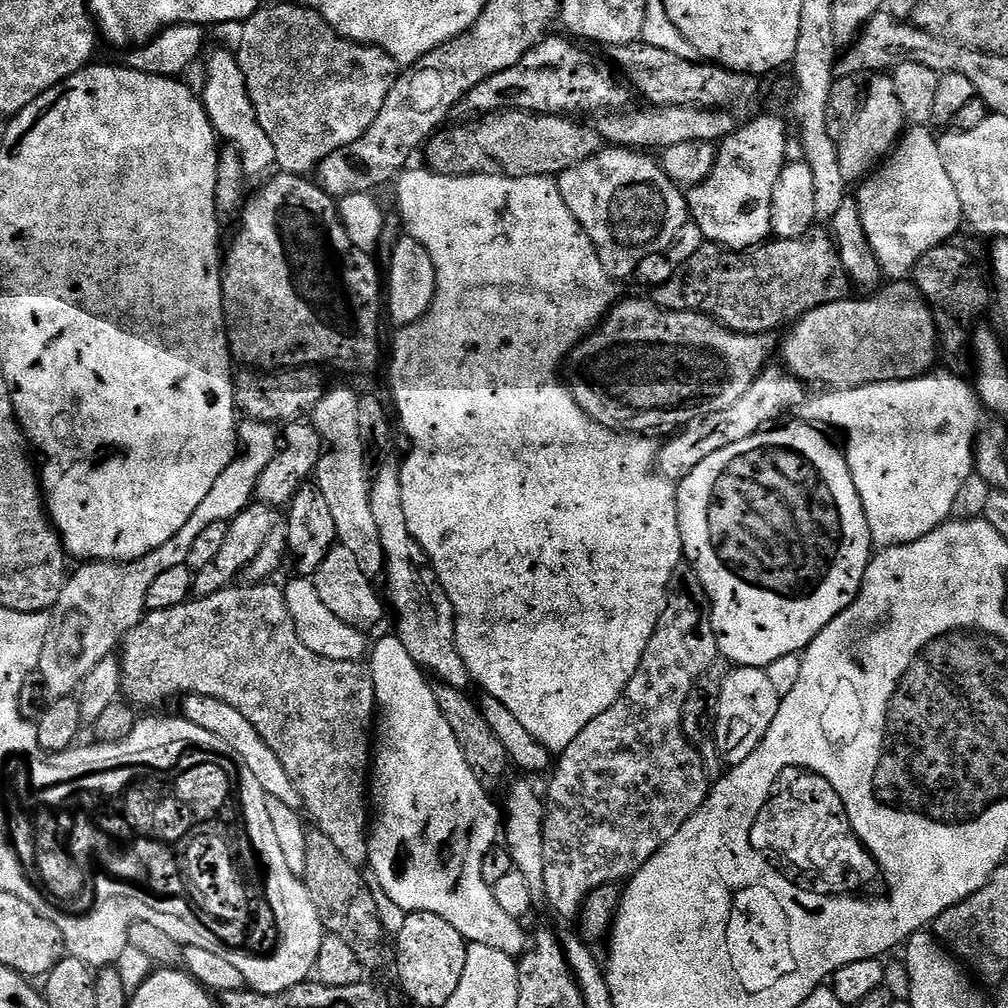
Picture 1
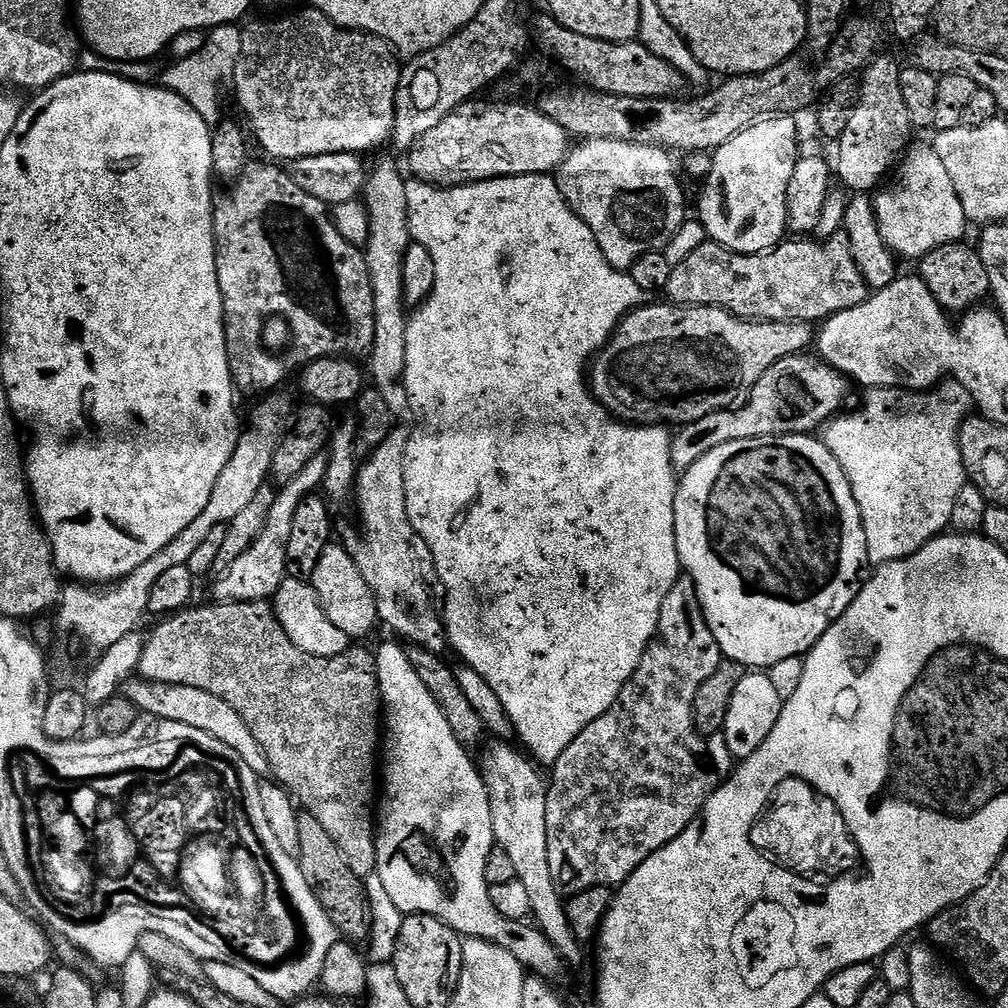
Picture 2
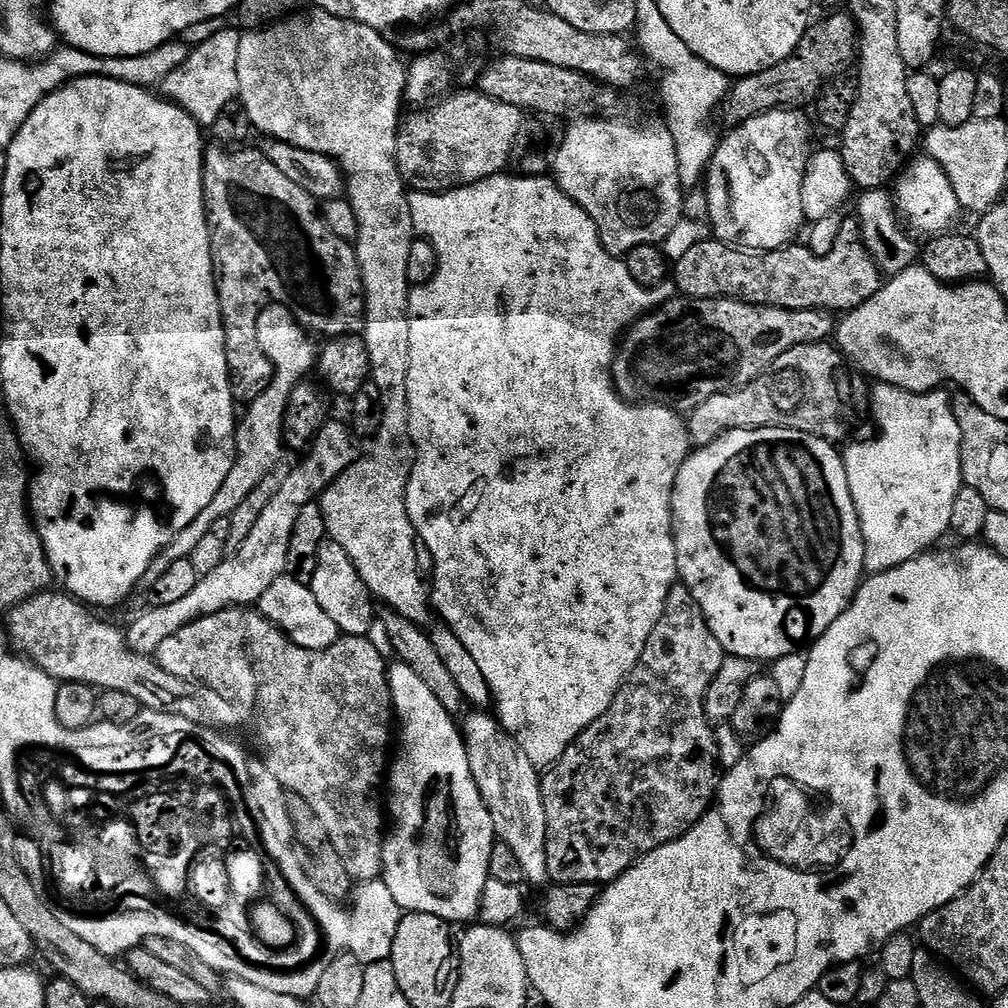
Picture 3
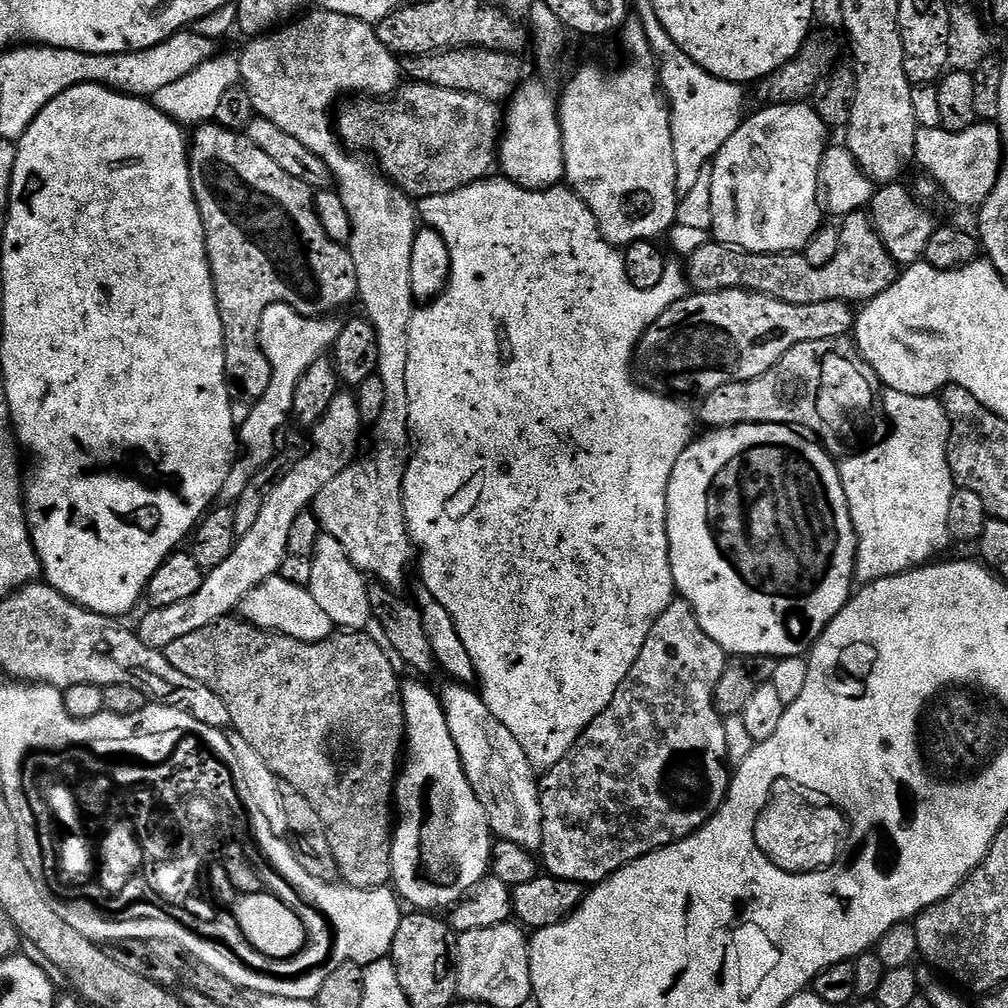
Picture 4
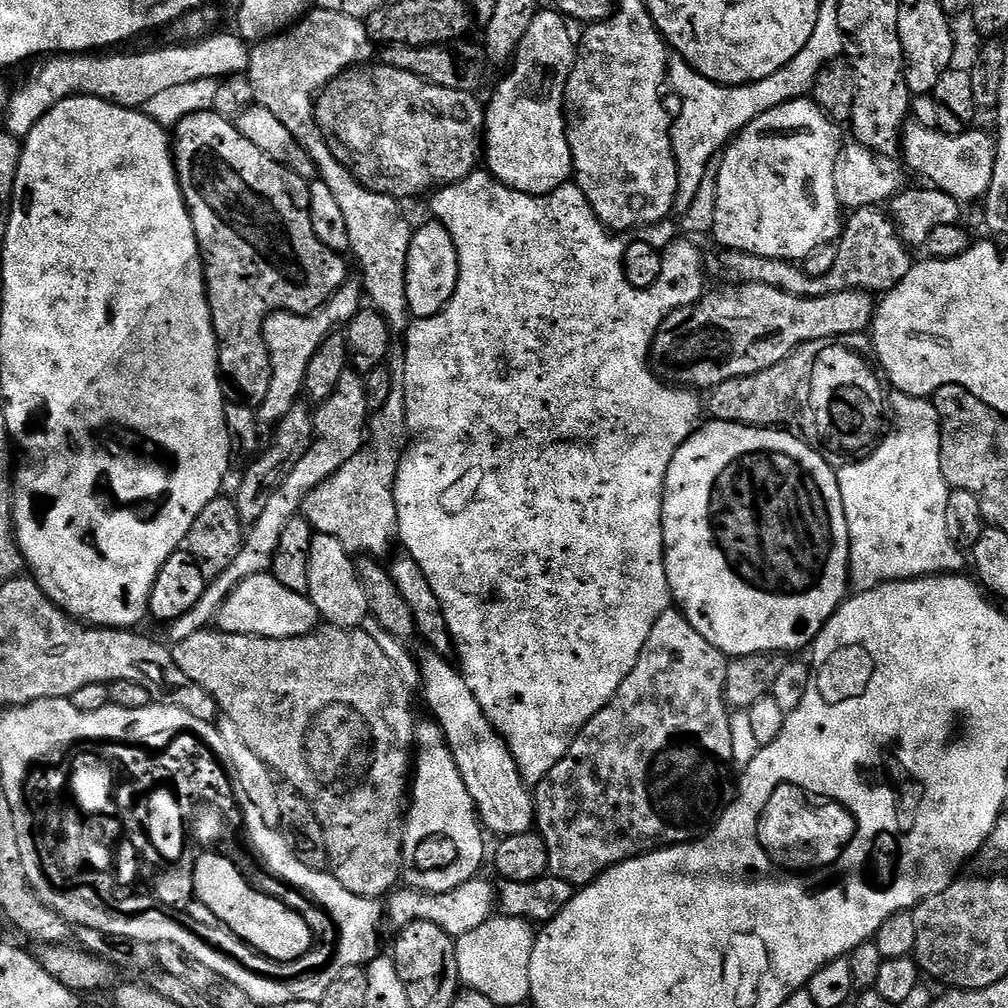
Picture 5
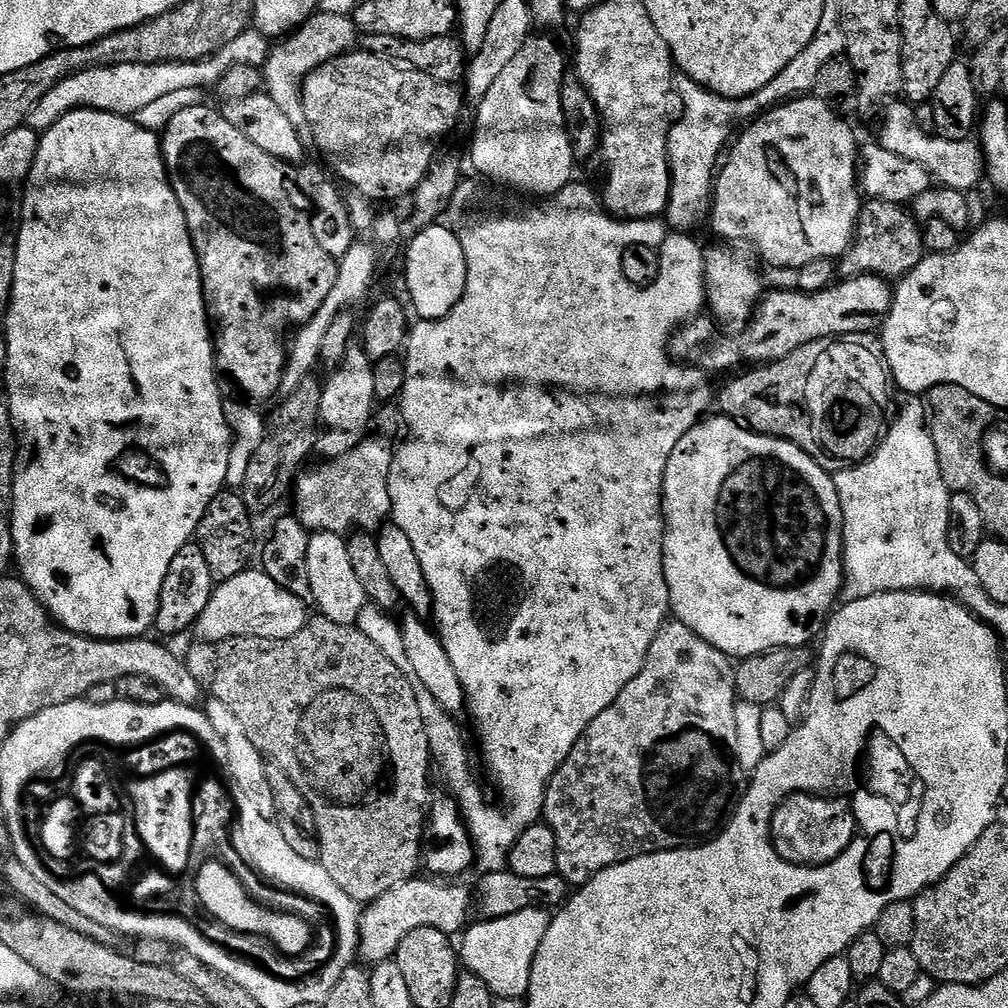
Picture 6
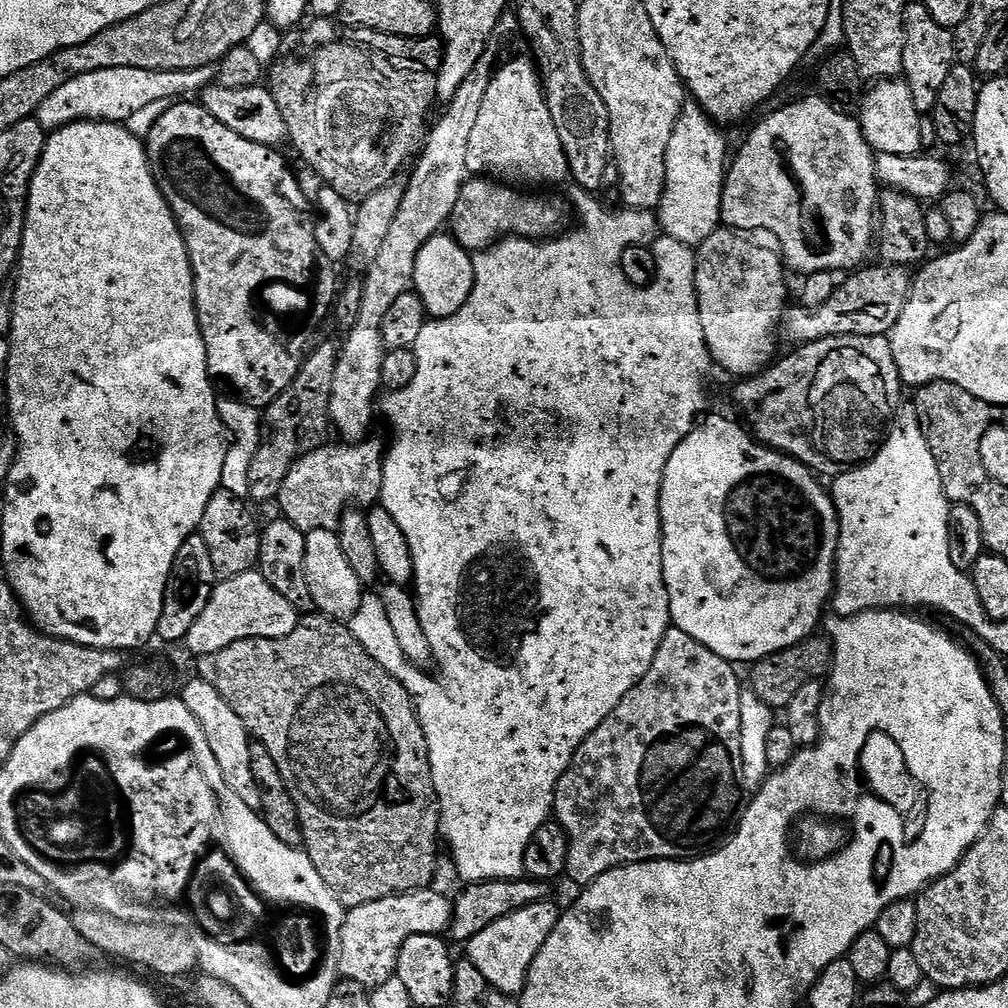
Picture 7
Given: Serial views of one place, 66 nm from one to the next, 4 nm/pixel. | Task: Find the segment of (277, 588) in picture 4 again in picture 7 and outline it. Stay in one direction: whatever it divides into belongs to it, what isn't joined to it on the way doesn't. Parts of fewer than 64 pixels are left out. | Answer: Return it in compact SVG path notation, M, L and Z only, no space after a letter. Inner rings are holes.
M259 571L243 572L237 576L221 579L212 589L210 602L206 602L206 610L198 614L194 626L190 626L190 634L186 647L196 658L206 654L214 654L226 646L246 638L282 638L300 620L301 613Z

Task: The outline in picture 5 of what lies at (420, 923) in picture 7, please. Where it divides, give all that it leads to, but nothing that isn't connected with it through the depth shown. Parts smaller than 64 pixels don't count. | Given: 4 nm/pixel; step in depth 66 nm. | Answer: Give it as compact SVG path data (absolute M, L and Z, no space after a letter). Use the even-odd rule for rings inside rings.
M477 878L462 882L453 892L434 894L420 892L407 886L393 891L386 900L386 920L393 924L396 930L405 928L410 922L434 922L434 926L442 926L446 934L458 938L462 934L470 934L470 930L478 930L482 922L492 919L498 908L498 892L488 880Z

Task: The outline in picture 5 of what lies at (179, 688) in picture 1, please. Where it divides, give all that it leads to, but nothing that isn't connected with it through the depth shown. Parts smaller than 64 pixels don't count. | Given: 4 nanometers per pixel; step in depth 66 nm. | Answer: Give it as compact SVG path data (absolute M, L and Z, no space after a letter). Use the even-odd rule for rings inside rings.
M328 624L317 627L316 631L305 636L275 640L261 636L243 636L219 630L205 630L176 642L172 648L172 657L178 662L178 668L190 678L190 682L198 682L198 686L202 686L202 690L206 690L216 699L217 709L223 715L228 716L230 722L234 722L234 726L238 726L238 731L242 734L242 742L246 742L246 746L250 746L250 750L254 750L254 754L258 754L258 758L266 761L269 768L283 783L297 788L302 794L302 798L306 798L306 802L310 802L310 806L322 826L326 854L328 855L328 868L336 876L338 882L342 882L342 886L346 890L350 890L350 894L369 898L384 898L402 880L404 826L406 809L410 803L410 773L414 768L418 720L417 717L412 717L412 692L408 689L403 674L396 669L396 664L388 657L387 650L370 633L364 631L363 627L339 628Z

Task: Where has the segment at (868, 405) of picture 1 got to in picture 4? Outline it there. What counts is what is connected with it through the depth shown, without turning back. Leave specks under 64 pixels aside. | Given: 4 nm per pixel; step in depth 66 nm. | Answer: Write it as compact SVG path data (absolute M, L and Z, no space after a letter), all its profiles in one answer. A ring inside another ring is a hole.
M890 388L883 393L882 412L883 408L892 419L892 433L877 448L853 454L838 464L842 490L846 490L846 502L856 531L854 576L861 585L919 568L939 557L939 552L950 544L948 519L954 481L948 461L948 419L943 403L936 396L902 394Z

